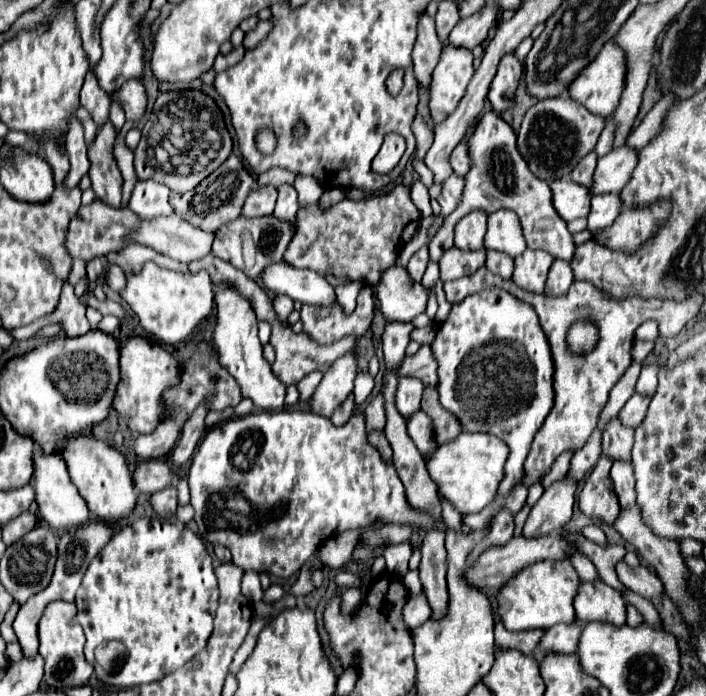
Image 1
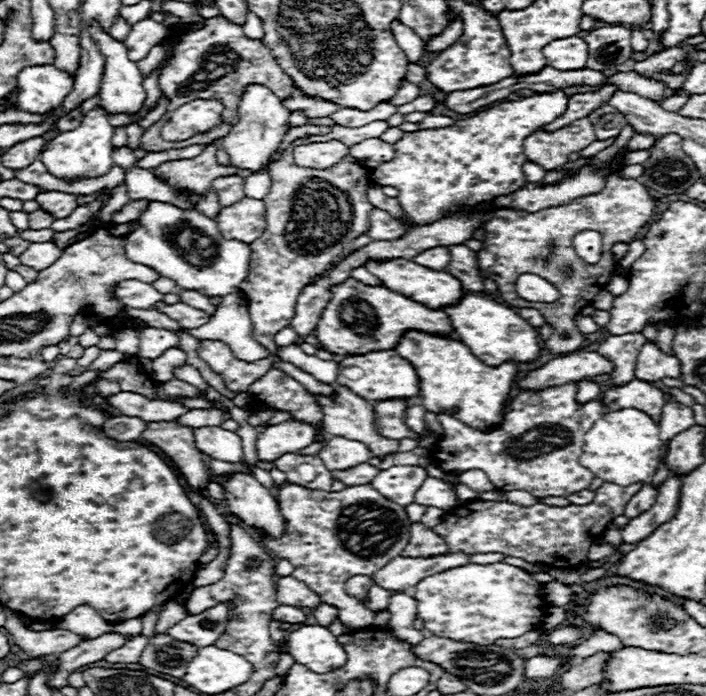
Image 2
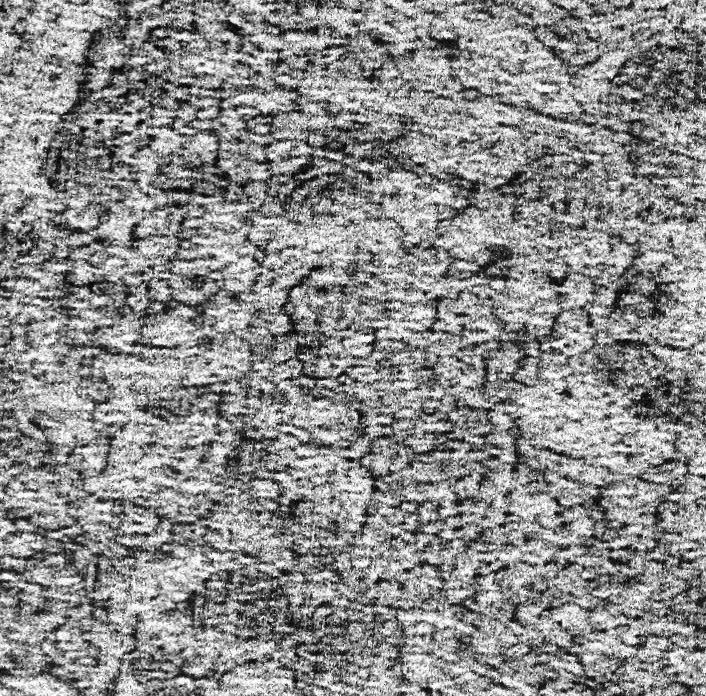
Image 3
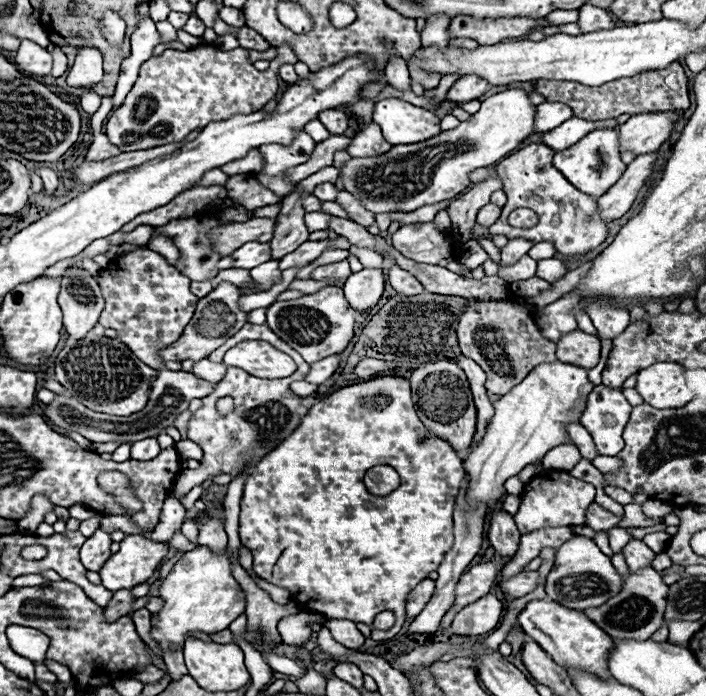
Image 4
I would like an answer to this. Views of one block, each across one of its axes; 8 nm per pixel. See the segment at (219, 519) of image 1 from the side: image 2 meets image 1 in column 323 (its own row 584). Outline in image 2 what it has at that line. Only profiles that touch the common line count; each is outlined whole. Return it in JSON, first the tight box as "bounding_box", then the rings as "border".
{"bounding_box":[416,564,544,644],"border":[[[466,564],[428,576],[416,584],[418,618],[436,636],[472,644],[494,644],[498,638],[516,638],[540,626],[544,602],[540,582],[522,568],[496,564]]]}

